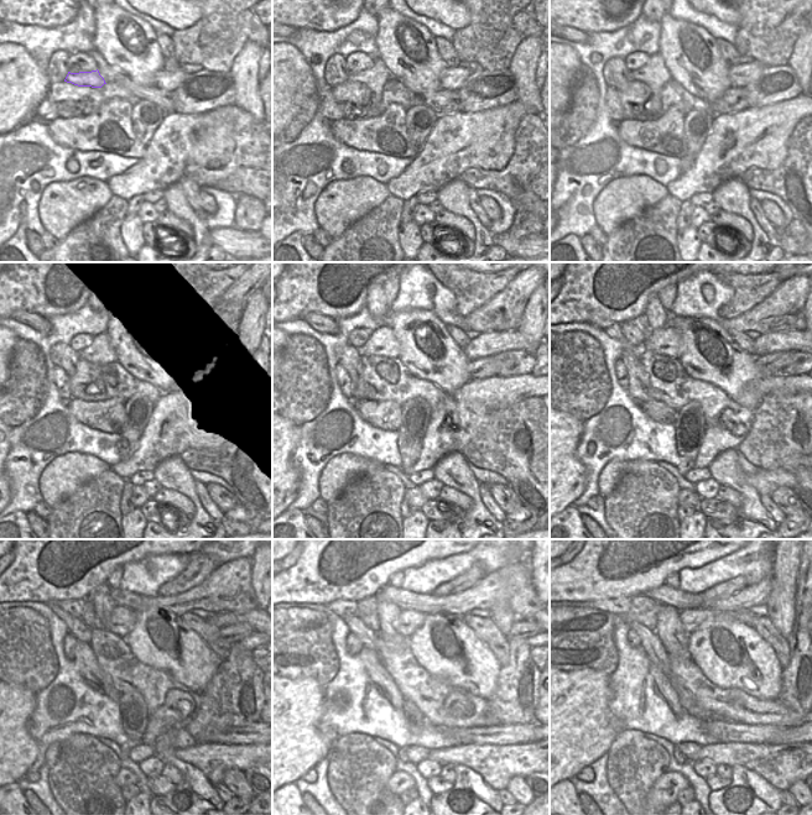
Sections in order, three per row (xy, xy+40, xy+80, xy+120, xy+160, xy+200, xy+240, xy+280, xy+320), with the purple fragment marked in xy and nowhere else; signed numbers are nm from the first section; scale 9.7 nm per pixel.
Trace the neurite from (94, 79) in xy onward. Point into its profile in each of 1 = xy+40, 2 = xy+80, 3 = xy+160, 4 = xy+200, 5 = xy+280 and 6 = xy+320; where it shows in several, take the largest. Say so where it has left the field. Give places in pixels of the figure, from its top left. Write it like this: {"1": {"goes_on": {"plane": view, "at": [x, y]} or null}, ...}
{"1": {"goes_on": {"plane": "xy+40", "at": [374, 78]}}, "2": {"goes_on": {"plane": "xy+80", "at": [655, 74]}}, "3": {"goes_on": {"plane": "xy+160", "at": [381, 341]}}, "4": {"goes_on": {"plane": "xy+200", "at": [667, 341]}}, "5": {"goes_on": {"plane": "xy+280", "at": [409, 621]}}, "6": {"goes_on": {"plane": "xy+320", "at": [691, 618]}}}

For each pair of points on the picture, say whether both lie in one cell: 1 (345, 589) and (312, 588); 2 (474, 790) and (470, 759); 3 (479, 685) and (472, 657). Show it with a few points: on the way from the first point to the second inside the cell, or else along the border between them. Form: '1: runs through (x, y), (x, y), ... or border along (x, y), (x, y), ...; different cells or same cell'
1: runs through (337, 588), (321, 588); same cell
2: border along (452, 763), (459, 763), (474, 769), (494, 788); different cells
3: runs through (479, 678), (472, 664); same cell

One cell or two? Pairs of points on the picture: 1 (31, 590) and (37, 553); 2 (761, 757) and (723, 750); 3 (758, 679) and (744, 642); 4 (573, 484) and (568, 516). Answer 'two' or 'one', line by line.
1: one
2: one
3: one
4: two

